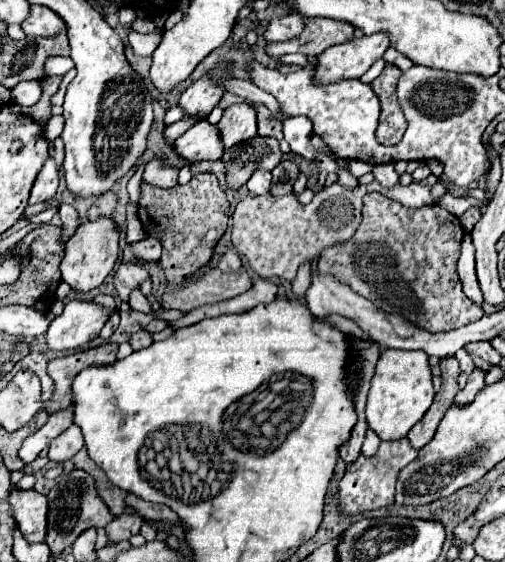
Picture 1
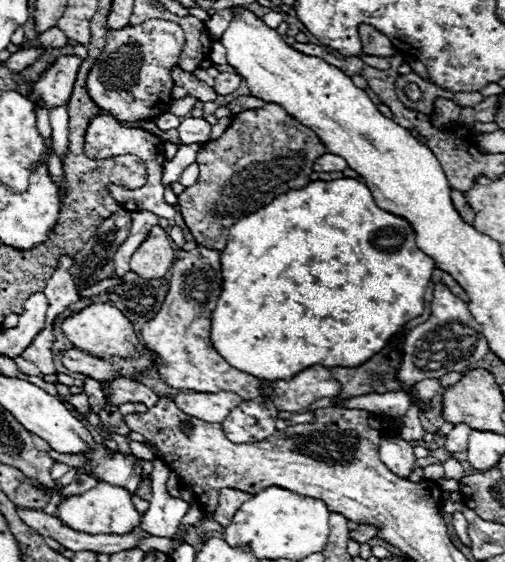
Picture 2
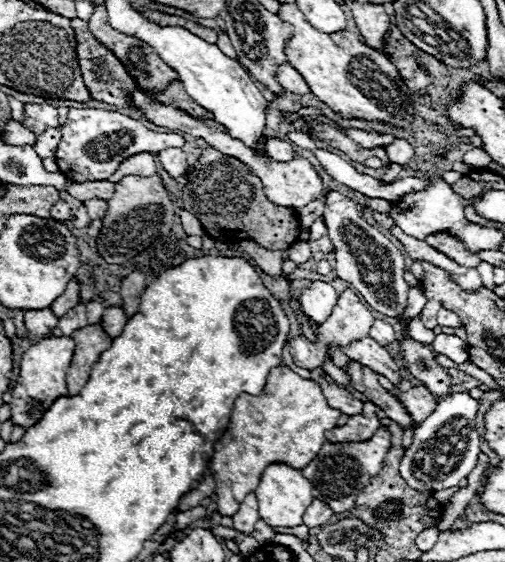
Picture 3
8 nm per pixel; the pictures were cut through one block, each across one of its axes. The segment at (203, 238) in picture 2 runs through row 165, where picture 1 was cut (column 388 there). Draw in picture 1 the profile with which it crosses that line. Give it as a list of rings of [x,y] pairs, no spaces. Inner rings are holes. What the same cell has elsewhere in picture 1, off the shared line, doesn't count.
[[[370,192],[364,200],[362,208],[362,224],[358,232],[344,244],[338,244],[330,250],[324,250],[318,262],[318,270],[322,274],[336,276],[342,284],[350,286],[356,294],[374,302],[380,310],[390,314],[400,314],[414,326],[426,332],[448,332],[470,322],[476,322],[484,316],[480,304],[472,302],[464,292],[456,272],[456,262],[460,256],[460,242],[464,236],[464,228],[460,226],[458,216],[450,214],[440,206],[424,206],[424,208],[406,208],[396,200],[382,196],[380,192]]]

